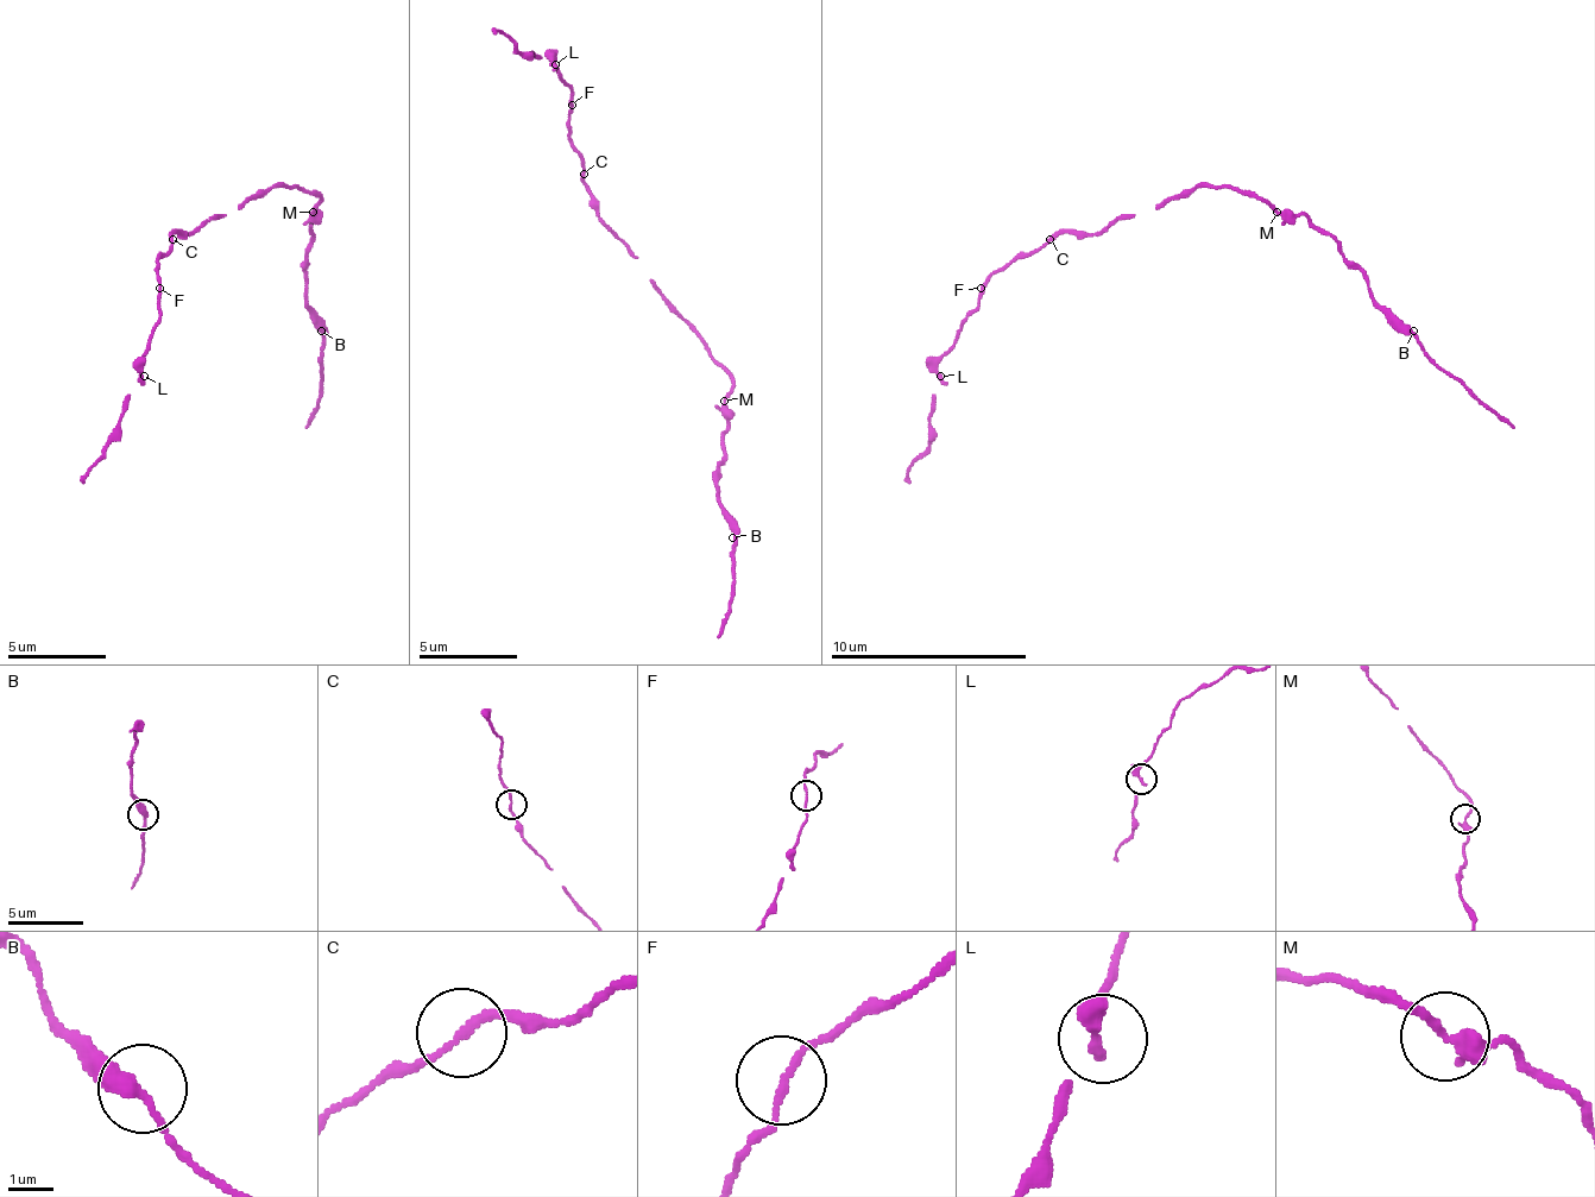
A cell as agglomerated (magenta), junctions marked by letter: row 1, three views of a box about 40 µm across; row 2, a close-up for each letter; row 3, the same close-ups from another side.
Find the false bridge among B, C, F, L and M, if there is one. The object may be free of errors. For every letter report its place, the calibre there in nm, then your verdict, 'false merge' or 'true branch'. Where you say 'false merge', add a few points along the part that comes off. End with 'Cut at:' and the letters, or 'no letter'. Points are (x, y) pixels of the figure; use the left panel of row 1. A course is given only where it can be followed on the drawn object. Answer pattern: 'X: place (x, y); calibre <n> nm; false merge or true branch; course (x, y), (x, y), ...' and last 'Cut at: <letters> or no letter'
B: place (321, 331); calibre 320 nm; true branch
C: place (172, 239); calibre 160 nm; true branch
F: place (159, 288); calibre 150 nm; true branch
L: place (144, 376); calibre 280 nm; true branch
M: place (313, 212); calibre 320 nm; true branch
Cut at: no letter

